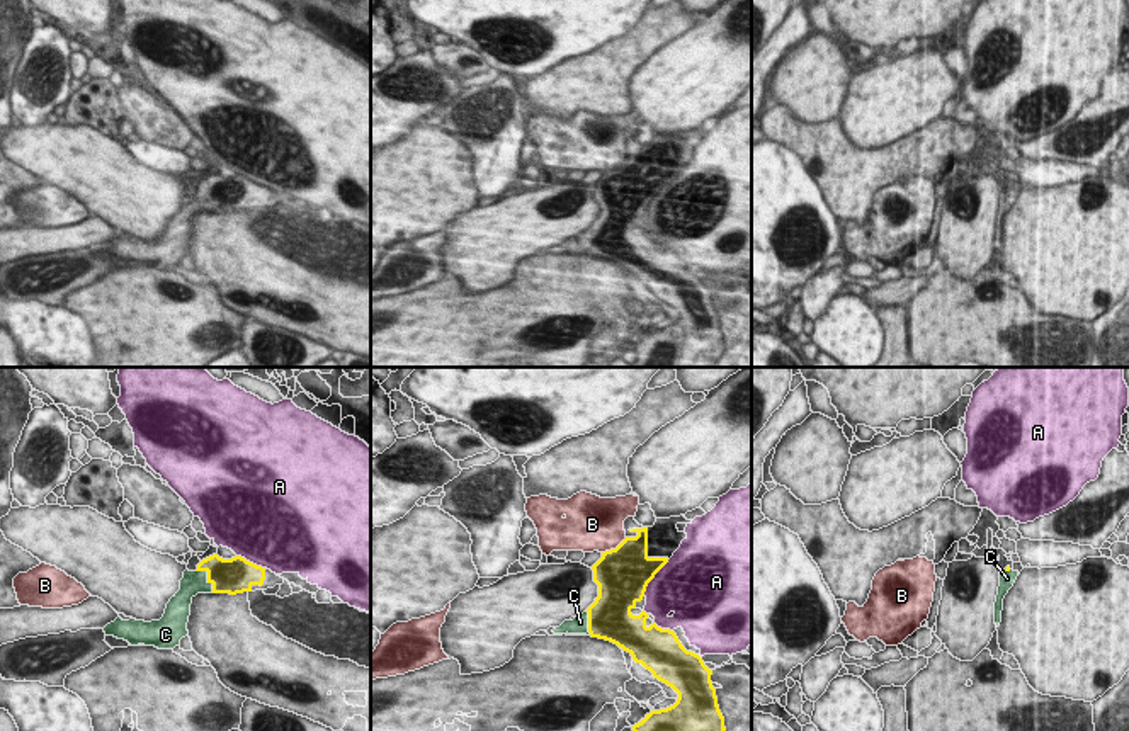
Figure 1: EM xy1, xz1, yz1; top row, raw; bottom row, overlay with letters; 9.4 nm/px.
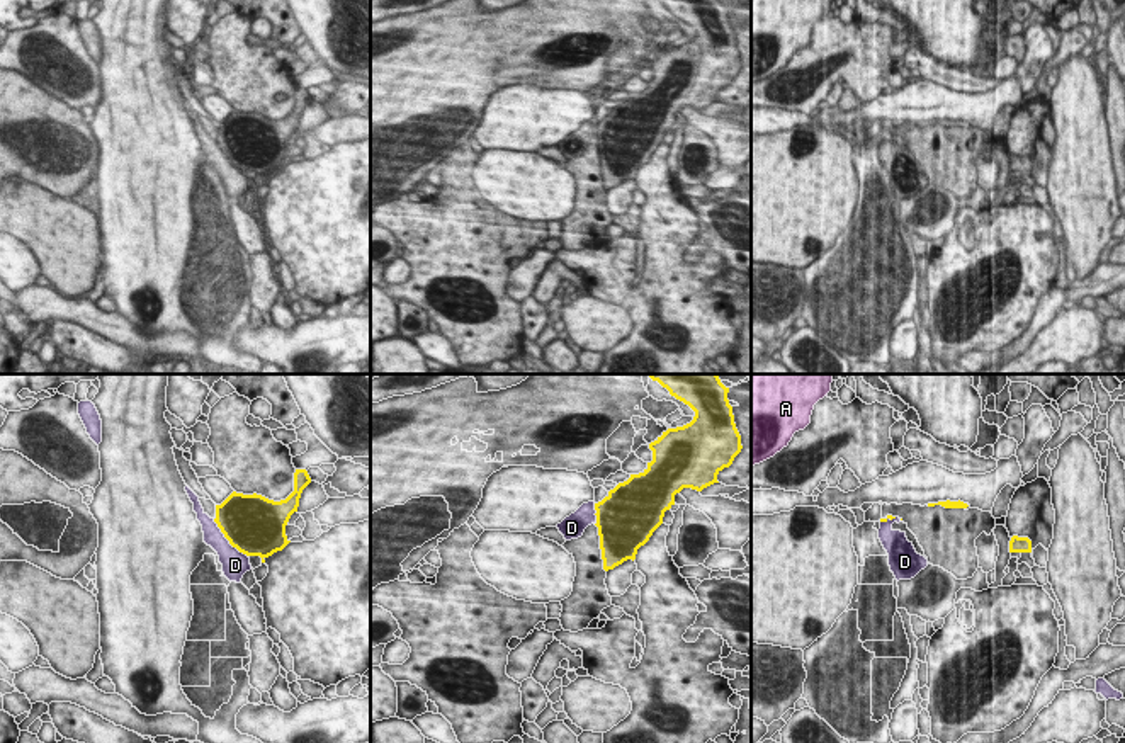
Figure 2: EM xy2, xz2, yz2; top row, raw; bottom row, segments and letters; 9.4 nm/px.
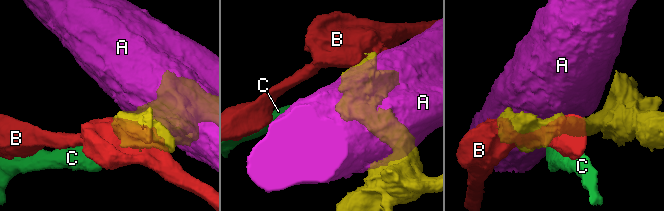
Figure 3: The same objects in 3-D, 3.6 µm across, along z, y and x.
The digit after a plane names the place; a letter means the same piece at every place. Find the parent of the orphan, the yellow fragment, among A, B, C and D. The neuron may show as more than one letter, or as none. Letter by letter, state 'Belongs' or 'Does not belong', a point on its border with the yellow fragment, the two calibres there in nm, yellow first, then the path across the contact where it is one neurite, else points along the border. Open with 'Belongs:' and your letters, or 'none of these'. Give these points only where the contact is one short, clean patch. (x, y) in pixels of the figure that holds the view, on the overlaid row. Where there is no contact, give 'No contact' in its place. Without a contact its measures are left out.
Belongs: C
A: Does not belong. Touches yellow at xz1 (653, 577). Thickness 460 nm (yellow) against 480 nm
B: Does not belong. Touches yellow at xz1 (616, 548). Thickness 500 nm (yellow) against 440 nm
C: Belongs. Touches yellow at xy1 (208, 578). Thickness 320 nm (yellow) against 220 nm. Path across: xy1 (233, 575), (208, 578), (194, 582)
D: Does not belong. Touches yellow at xy2 (226, 538). Thickness 500 nm (yellow) against 240 nm. Boundary: xy2 (213, 519), (223, 536), (247, 556)

